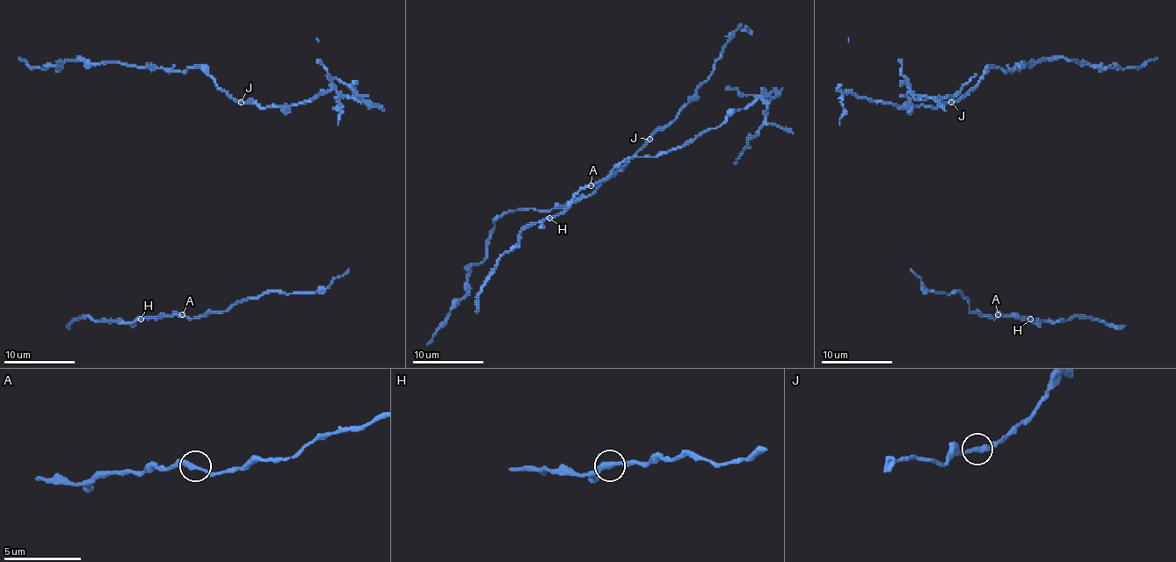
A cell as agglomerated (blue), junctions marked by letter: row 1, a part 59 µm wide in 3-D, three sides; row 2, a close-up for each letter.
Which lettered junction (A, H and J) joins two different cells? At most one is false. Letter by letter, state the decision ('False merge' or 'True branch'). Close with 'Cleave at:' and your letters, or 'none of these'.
A: True branch
H: True branch
J: False merge
Cleave at: J

